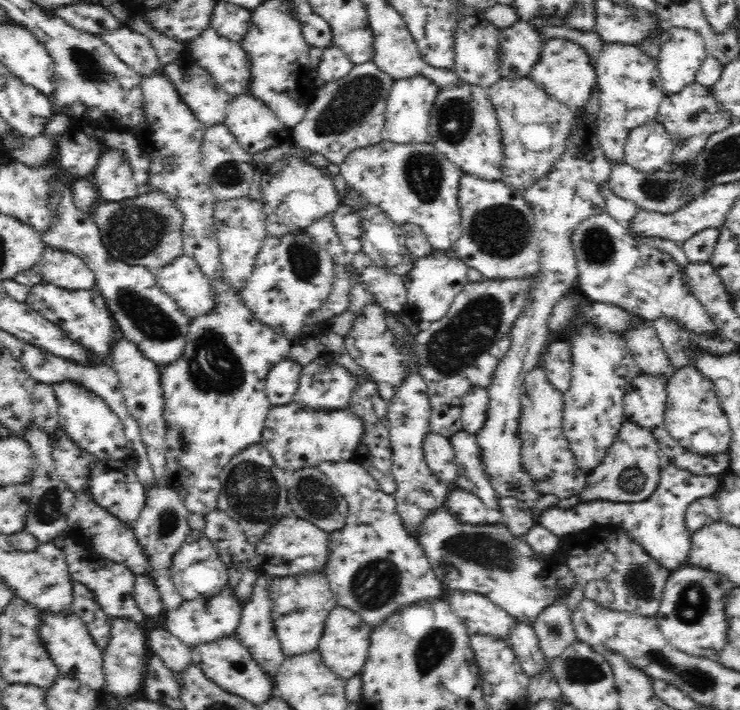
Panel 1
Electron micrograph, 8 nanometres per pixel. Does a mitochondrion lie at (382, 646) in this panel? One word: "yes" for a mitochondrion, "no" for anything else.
no

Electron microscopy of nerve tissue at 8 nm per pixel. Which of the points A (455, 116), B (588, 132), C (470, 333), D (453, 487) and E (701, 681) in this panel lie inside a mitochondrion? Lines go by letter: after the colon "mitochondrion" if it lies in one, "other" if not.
A: mitochondrion
B: other
C: mitochondrion
D: other
E: mitochondrion

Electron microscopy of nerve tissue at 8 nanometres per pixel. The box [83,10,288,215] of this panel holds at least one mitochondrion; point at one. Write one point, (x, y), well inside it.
(229, 174)

